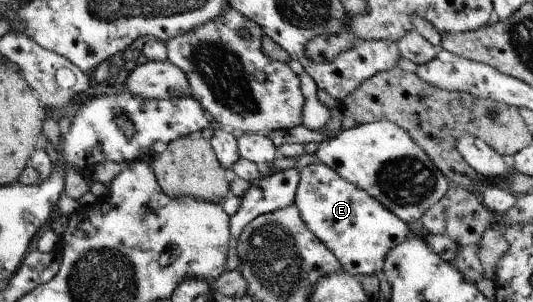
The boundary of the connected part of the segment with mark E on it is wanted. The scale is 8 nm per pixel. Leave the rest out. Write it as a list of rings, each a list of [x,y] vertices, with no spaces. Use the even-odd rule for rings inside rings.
[[[315,163],[300,170],[294,204],[303,211],[307,227],[336,256],[342,269],[352,276],[379,275],[384,271],[387,254],[409,236],[409,227],[390,208],[339,175],[334,168]]]

